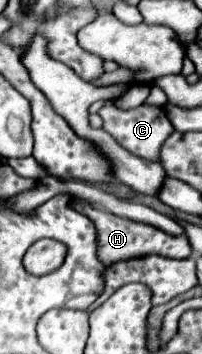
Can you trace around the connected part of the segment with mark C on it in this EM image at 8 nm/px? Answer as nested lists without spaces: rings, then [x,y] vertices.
[[[107,105],[99,111],[101,119],[103,119],[103,129],[125,149],[129,149],[133,155],[149,159],[149,161],[157,161],[159,157],[159,149],[165,141],[165,137],[169,137],[169,133],[173,133],[173,125],[169,123],[165,111],[161,107],[137,107],[137,109],[129,109],[129,111],[121,111],[113,105]]]

